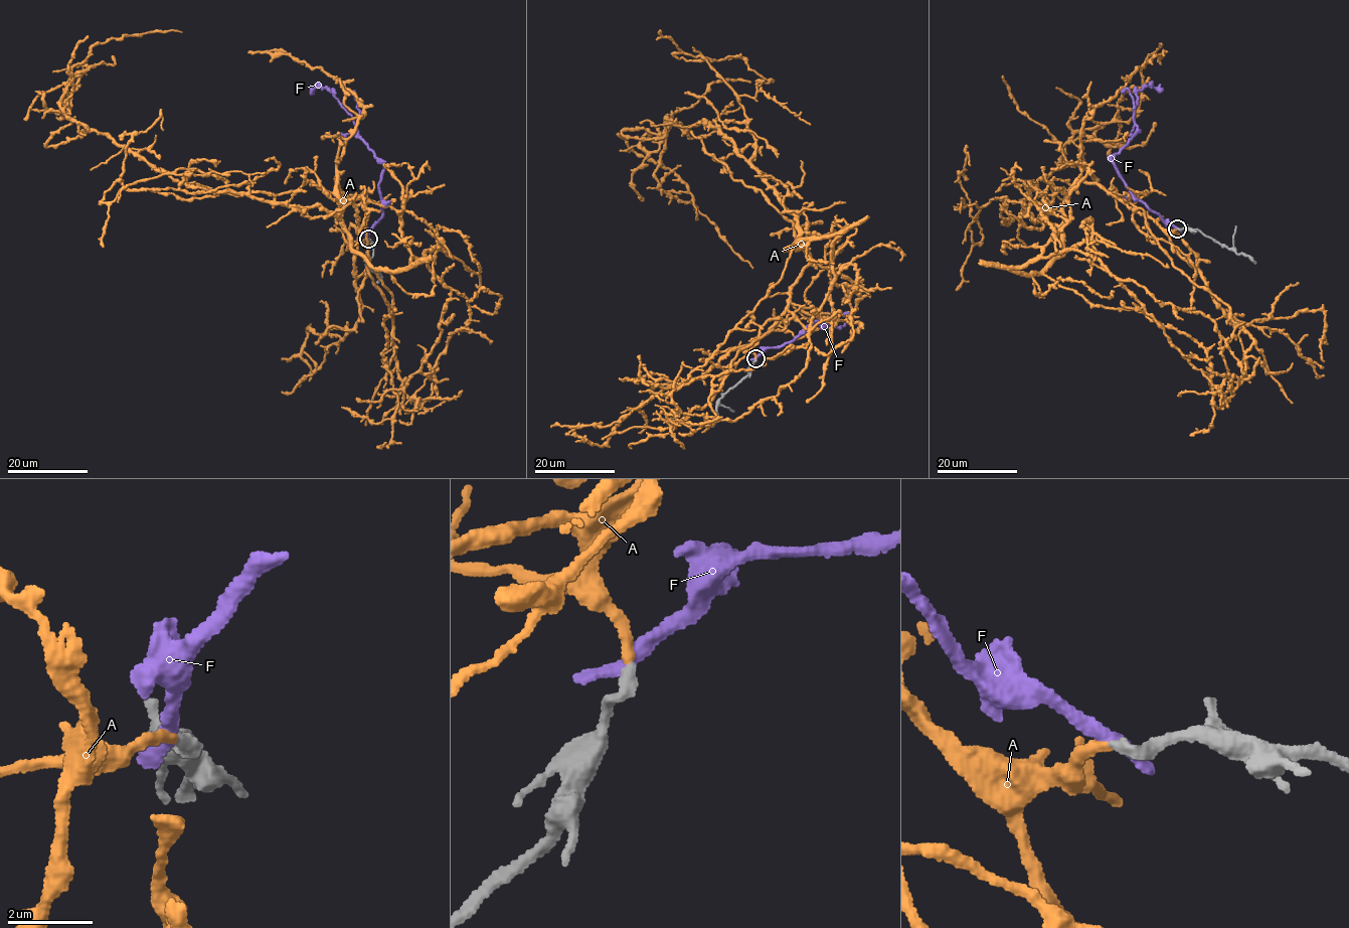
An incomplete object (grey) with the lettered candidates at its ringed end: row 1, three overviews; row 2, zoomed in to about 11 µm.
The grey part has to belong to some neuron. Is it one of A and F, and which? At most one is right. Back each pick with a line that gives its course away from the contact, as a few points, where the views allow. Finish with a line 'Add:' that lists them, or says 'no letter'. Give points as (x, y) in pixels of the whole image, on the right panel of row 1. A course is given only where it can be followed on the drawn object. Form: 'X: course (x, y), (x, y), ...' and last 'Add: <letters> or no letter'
A: course (1178, 228), (1082, 181), (1059, 225), (1022, 212), (1076, 133), (1137, 114), (1141, 69), (1161, 44)
Add: A

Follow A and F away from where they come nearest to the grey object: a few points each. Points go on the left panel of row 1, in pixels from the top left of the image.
A: (368, 239), (336, 178), (341, 219), (190, 187), (60, 108), (94, 45), (182, 31)
F: (368, 240), (382, 213), (378, 190), (383, 164), (358, 136), (342, 104), (324, 88), (315, 90)

